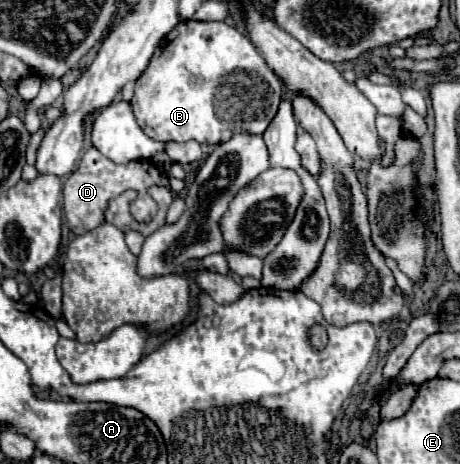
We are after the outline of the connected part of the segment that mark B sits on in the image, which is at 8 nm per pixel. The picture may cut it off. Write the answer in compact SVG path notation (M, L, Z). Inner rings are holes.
M182 20L160 42L146 72L136 80L136 90L130 104L140 128L154 140L196 140L200 144L220 144L234 132L262 134L268 128L270 120L276 116L280 100L282 82L264 62L248 36L238 32L234 26L228 26L226 22Z

